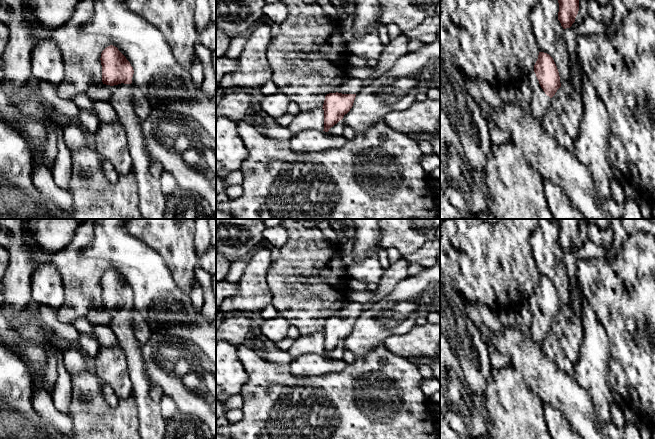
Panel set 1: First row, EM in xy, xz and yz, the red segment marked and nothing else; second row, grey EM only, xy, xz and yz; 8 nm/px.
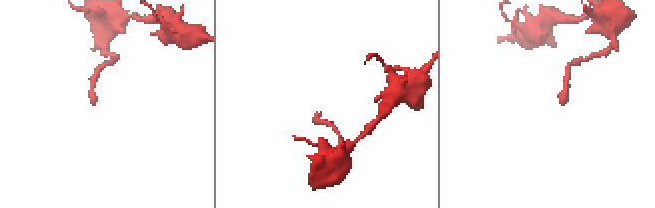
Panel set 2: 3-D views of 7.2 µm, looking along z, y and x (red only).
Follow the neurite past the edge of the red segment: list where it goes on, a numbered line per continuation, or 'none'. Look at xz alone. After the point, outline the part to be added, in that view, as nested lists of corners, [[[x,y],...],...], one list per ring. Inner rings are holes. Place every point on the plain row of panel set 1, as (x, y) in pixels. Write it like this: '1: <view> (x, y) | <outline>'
1: xz (353, 309) | [[[350,302],[338,310],[337,316],[342,318],[357,318],[362,311],[363,308],[360,303]]]

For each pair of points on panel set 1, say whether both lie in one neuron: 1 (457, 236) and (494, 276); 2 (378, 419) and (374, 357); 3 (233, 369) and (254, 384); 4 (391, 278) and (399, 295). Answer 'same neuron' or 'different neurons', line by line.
1: same neuron
2: same neuron
3: different neurons
4: different neurons

